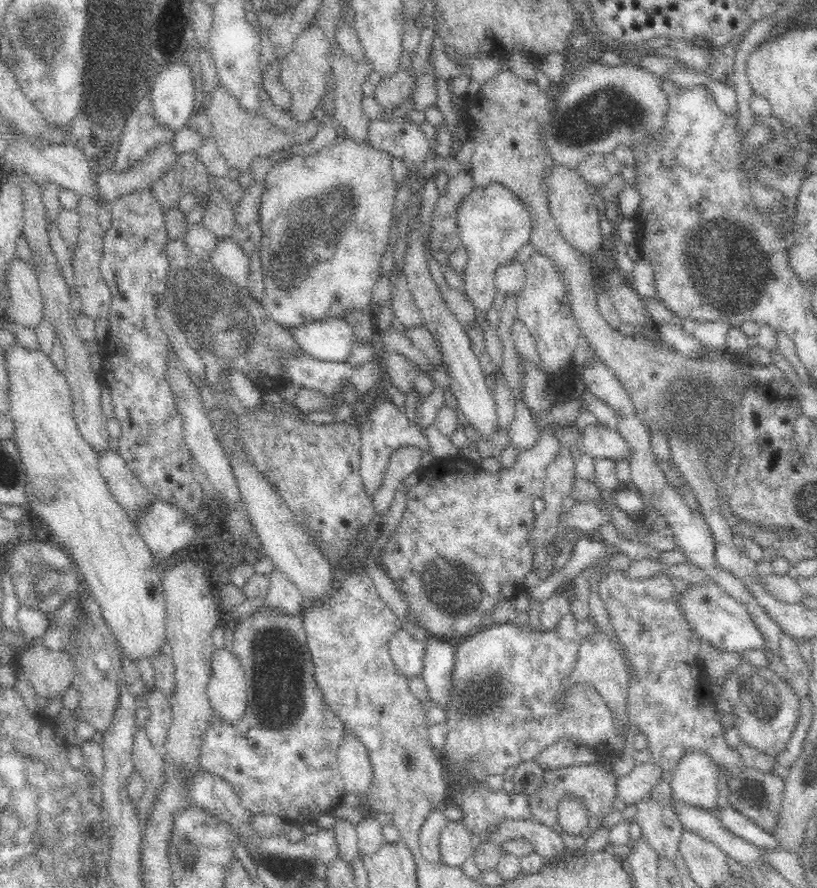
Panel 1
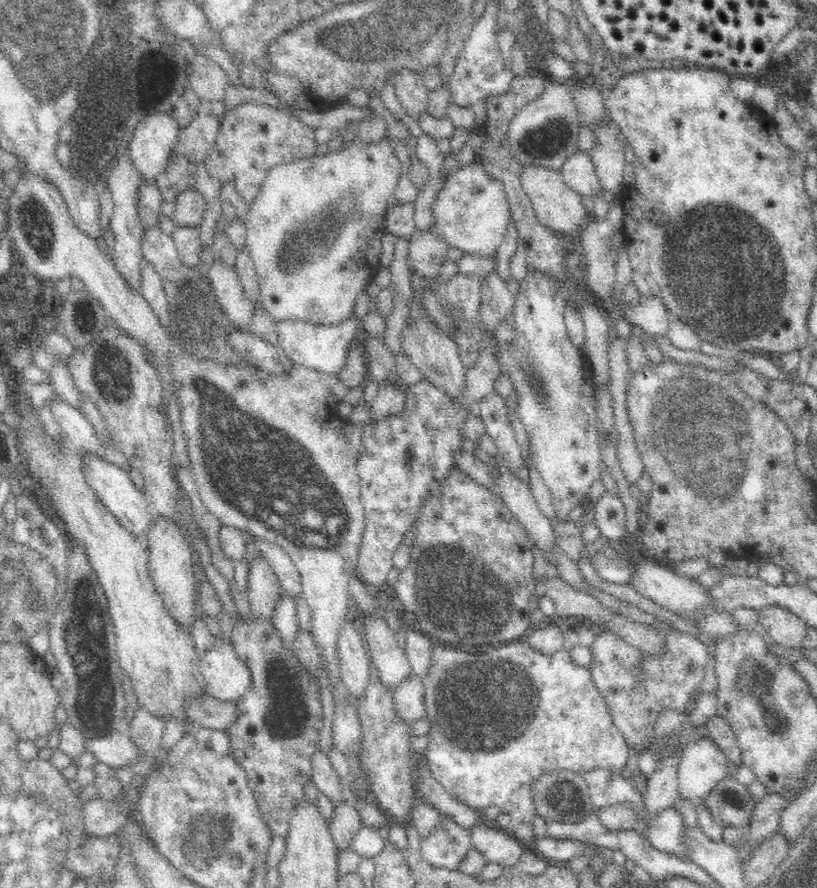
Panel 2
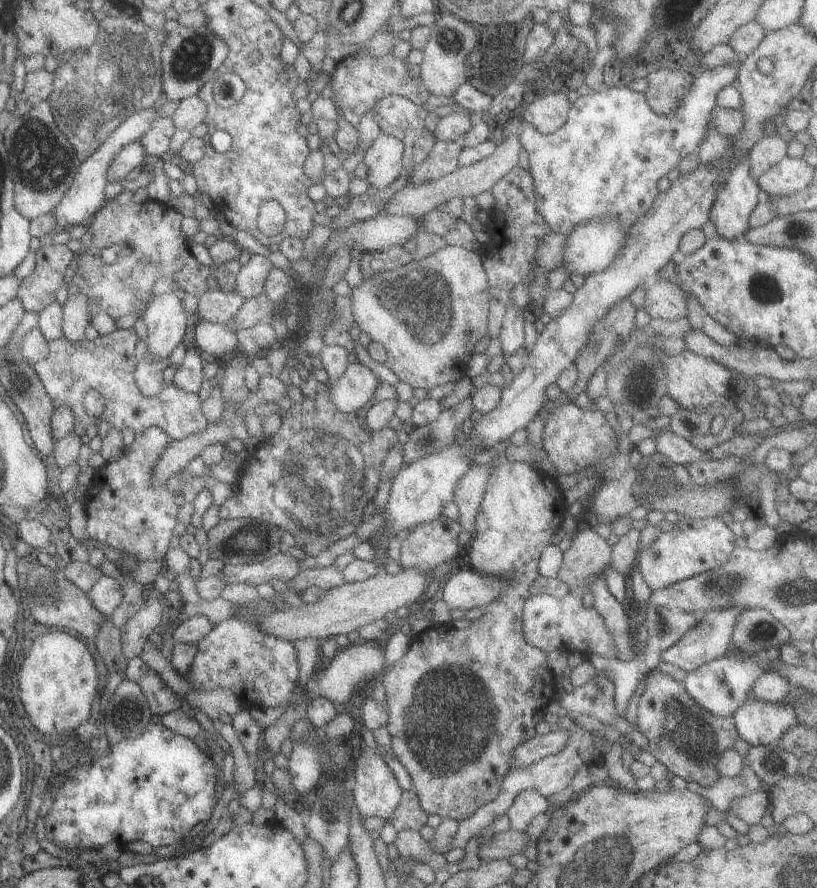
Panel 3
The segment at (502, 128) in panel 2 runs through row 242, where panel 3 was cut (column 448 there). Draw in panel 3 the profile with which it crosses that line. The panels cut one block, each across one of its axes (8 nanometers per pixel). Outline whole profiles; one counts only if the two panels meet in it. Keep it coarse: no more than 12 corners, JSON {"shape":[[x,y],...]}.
{"shape":[[442,513],[400,542],[400,566],[425,575],[463,551],[457,521]]}

